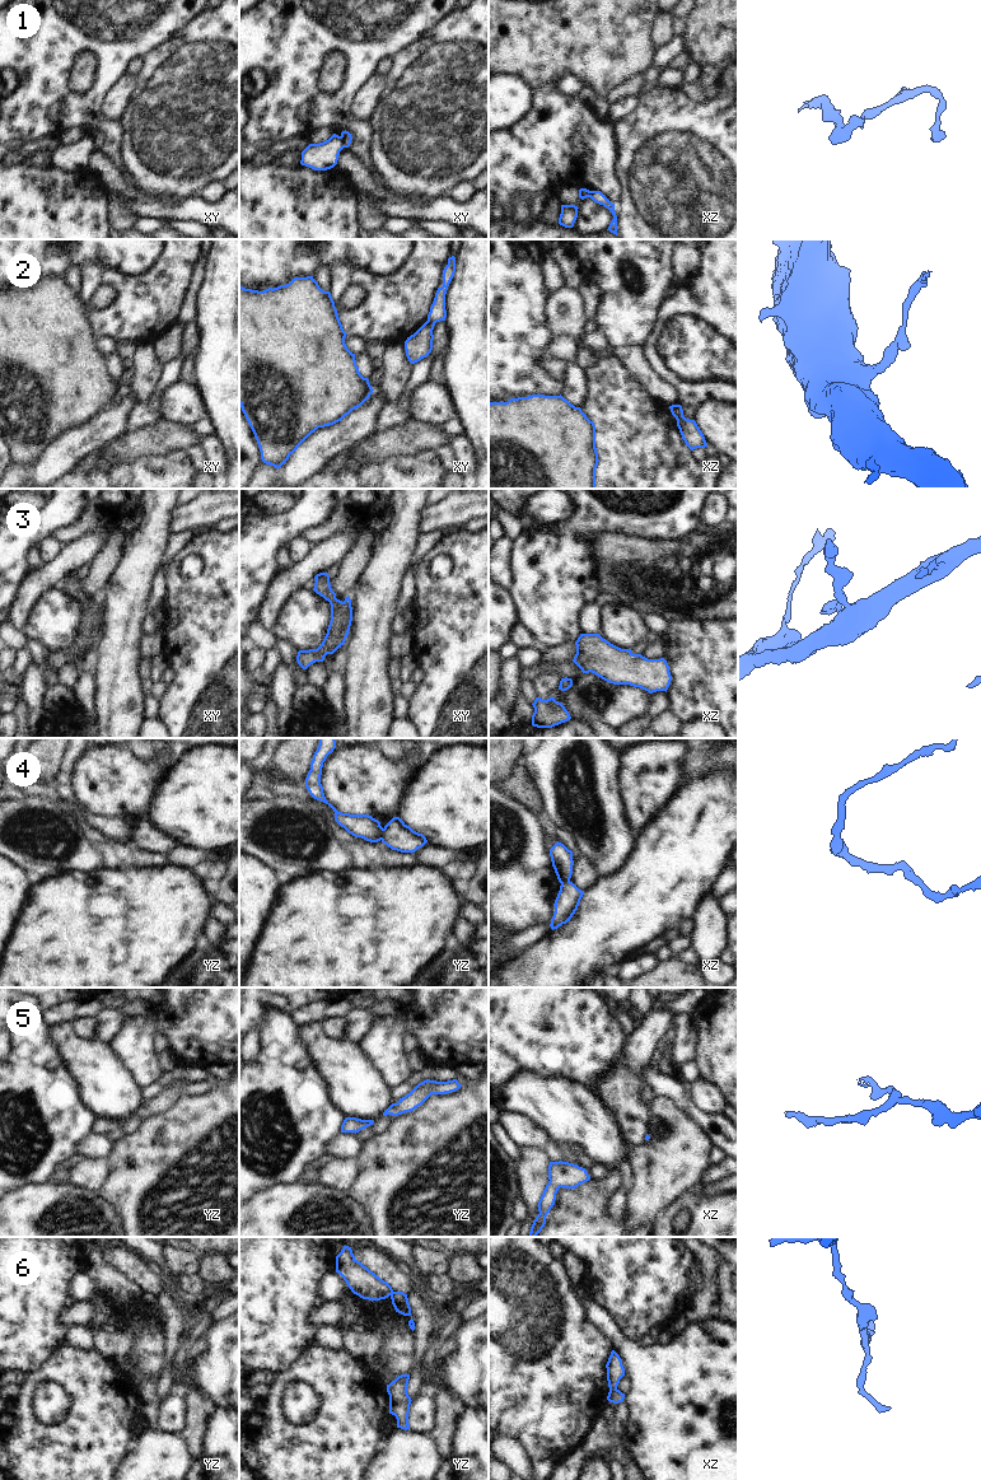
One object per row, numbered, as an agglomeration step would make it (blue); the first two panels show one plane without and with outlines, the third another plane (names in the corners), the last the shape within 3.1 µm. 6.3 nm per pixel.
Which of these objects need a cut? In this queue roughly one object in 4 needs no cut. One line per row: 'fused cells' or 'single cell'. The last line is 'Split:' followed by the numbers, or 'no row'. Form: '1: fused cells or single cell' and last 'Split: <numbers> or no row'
1: fused cells
2: fused cells
3: single cell
4: fused cells
5: single cell
6: fused cells
Split: 1, 2, 4, 6

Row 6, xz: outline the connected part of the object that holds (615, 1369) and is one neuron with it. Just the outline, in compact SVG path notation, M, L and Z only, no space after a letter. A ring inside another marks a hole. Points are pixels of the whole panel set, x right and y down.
M612 1350L606 1364L607 1368L607 1381L609 1390L616 1390L620 1379L625 1376L625 1368L620 1355Z

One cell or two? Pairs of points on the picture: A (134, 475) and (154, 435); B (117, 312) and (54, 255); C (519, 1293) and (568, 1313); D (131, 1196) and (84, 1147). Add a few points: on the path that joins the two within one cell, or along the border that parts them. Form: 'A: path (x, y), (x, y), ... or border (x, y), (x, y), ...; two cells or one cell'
A: border (173, 451), (115, 463); two cells
B: border (80, 267), (93, 261), (103, 261), (111, 267); two cells
C: path (531, 1305), (540, 1313), (556, 1313); one cell
D: border (113, 1142), (107, 1157); two cells

